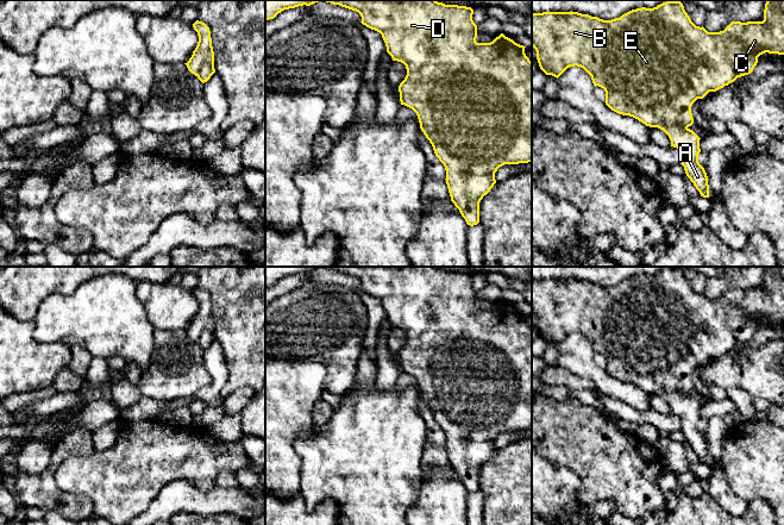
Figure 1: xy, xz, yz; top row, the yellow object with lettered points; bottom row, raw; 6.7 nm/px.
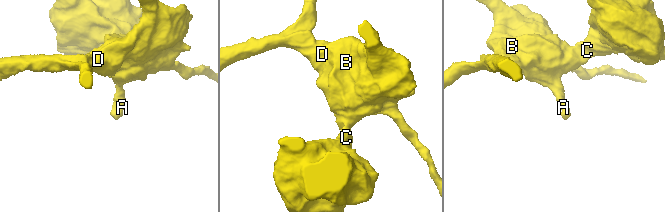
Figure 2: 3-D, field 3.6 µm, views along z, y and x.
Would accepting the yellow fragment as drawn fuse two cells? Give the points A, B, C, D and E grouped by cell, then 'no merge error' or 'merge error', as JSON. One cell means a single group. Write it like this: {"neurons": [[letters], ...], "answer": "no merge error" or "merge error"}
{"neurons": [["A", "B", "C", "D", "E"]], "answer": "no merge error"}

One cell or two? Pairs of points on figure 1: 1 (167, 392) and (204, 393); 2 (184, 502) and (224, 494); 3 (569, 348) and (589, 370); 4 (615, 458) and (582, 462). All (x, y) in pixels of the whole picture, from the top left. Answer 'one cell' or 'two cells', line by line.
1: two cells
2: one cell
3: one cell
4: one cell

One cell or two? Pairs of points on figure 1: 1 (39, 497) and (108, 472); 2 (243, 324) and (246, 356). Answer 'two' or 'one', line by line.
1: two
2: one

